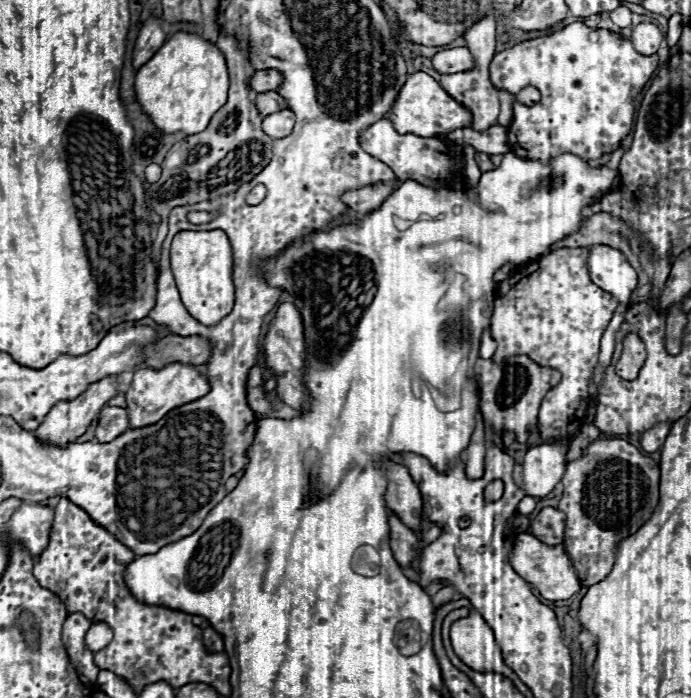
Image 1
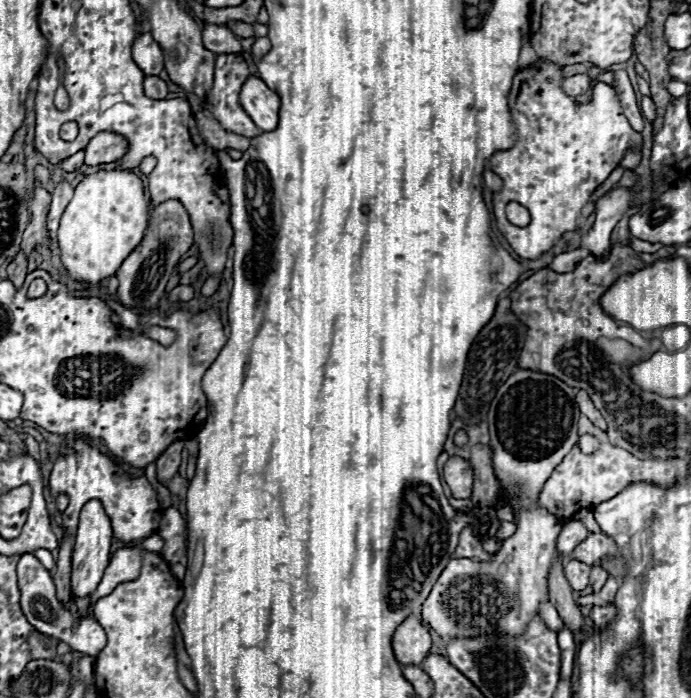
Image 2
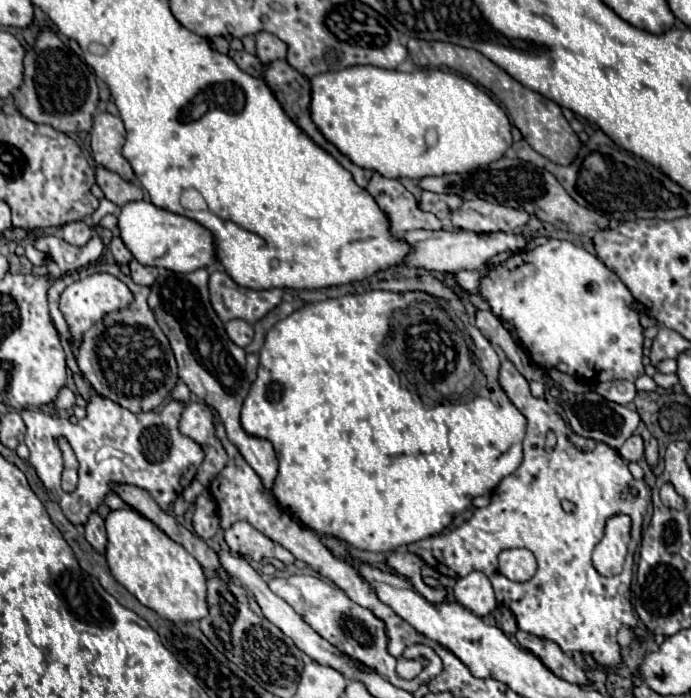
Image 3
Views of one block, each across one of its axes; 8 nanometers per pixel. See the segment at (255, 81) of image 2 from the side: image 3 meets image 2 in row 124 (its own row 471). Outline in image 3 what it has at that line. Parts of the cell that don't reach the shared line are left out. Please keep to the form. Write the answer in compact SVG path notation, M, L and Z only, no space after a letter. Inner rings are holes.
M200 268L190 274L160 270L160 276L150 286L148 306L152 308L162 332L170 340L170 346L178 362L180 380L190 388L192 394L196 394L200 400L204 400L208 406L212 406L220 414L226 426L228 438L232 440L232 444L238 446L242 456L258 472L258 476L264 480L266 490L270 492L272 482L276 478L276 470L278 470L276 452L268 440L254 438L246 434L240 426L240 408L250 390L250 380L246 378L246 372L244 372L246 352L244 348L238 348L226 336L224 324L220 322L214 308L210 306L208 270Z

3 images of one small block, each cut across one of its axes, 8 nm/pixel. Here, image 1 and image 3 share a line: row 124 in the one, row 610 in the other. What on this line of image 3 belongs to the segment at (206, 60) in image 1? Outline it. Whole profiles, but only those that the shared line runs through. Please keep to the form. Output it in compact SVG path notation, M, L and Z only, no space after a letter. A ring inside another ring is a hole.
M118 508L106 516L106 562L112 576L134 594L144 606L154 608L166 620L184 624L200 620L208 614L206 604L206 574L202 566L178 542L168 538L154 522L138 510Z

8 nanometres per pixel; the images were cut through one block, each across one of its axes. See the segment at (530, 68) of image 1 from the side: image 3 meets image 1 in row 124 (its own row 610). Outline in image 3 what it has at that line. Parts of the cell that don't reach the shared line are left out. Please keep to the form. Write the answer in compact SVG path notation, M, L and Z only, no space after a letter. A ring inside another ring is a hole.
M508 358L502 360L498 379L504 392L508 394L510 402L528 420L528 430L526 430L526 438L524 438L524 462L520 464L520 468L514 474L506 476L492 490L490 504L484 508L476 508L474 516L468 522L464 522L460 528L445 530L436 536L414 542L408 546L408 550L418 554L420 558L426 560L426 564L434 566L440 574L450 576L450 578L462 578L474 570L484 572L494 586L498 602L508 606L512 610L512 614L516 616L520 630L530 632L530 634L540 636L540 638L546 638L546 640L552 640L564 652L578 650L584 654L592 654L592 658L596 662L612 668L612 666L620 664L620 648L618 648L616 632L622 626L634 628L638 624L638 620L632 612L632 604L624 592L632 580L632 554L634 552L632 550L628 552L626 566L624 566L622 574L606 578L606 576L600 576L596 572L596 568L592 566L592 548L600 542L604 520L608 520L608 516L612 516L612 512L628 512L632 516L632 534L640 534L642 520L644 520L644 514L646 514L646 508L650 502L650 488L646 486L644 480L632 480L634 476L628 470L628 462L620 454L616 456L616 450L610 448L608 444L598 444L590 452L578 450L566 438L564 420L560 418L560 414L554 408L550 408L546 400L532 398L526 378L516 370L516 366ZM548 432L556 434L556 446L552 450L546 450L546 434ZM630 484L634 484L634 488L640 494L640 498L634 496L634 504L628 502L626 496L622 494L622 490L630 488ZM562 500L574 502L576 510L572 514L566 514L560 506ZM508 548L526 548L536 556L538 568L530 580L512 582L498 572L498 562L496 562L498 554L502 550L508 550Z

